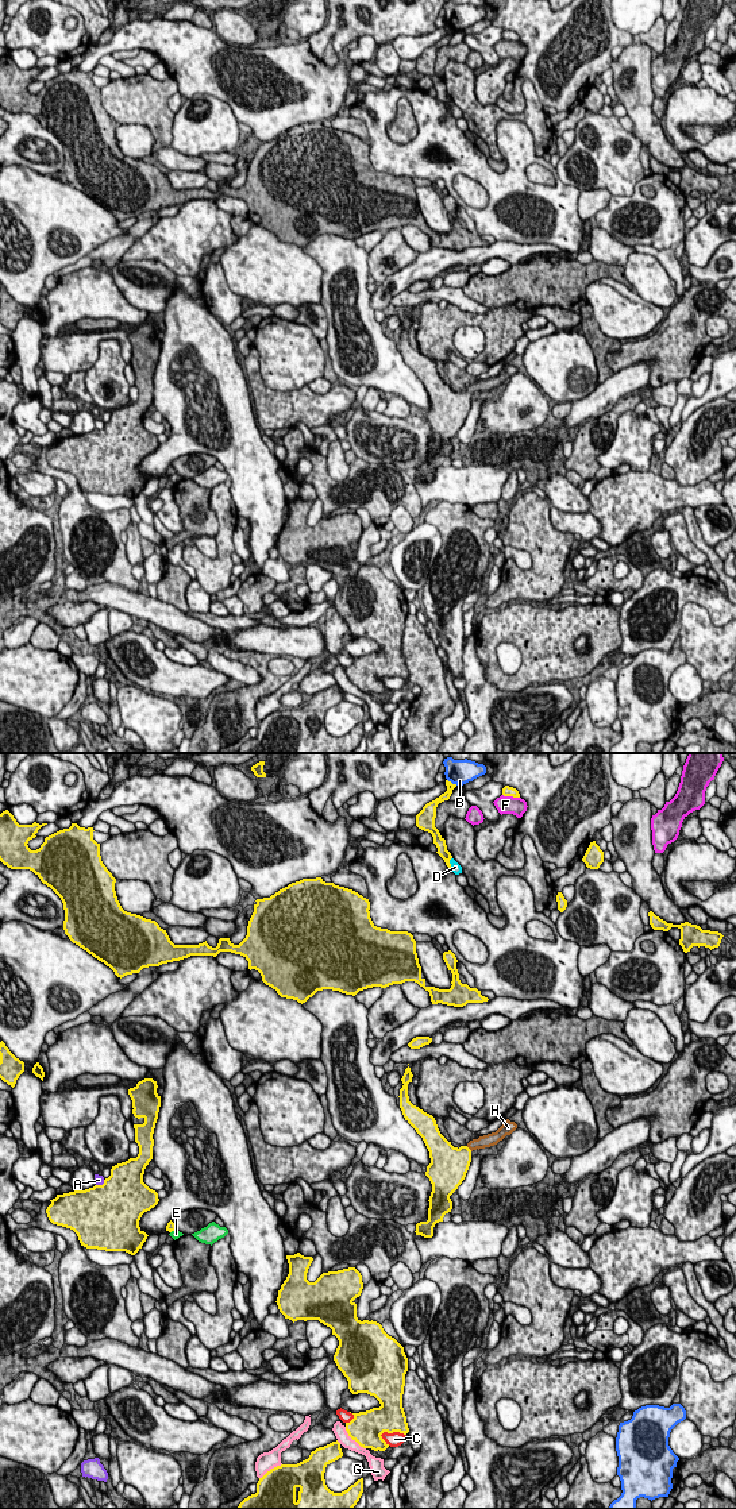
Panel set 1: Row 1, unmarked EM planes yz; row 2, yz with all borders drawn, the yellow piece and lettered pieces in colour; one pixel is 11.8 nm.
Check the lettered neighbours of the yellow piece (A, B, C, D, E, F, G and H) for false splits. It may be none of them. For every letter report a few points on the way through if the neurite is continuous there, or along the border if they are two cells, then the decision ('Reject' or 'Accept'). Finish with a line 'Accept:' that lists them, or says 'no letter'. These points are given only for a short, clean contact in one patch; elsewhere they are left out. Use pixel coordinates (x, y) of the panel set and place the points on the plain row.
A: Reject
B: Reject
C: Reject
D: Reject
E: Reject
F: Reject
G: Reject
H: Path across: yz (453, 406), (467, 392), (486, 385). Accept
Accept: H

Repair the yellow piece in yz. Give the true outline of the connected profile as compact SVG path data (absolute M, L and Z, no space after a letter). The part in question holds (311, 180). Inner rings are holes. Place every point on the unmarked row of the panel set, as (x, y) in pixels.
M5 54L0 58L0 105L11 113L30 113L43 128L50 131L62 144L65 154L63 174L69 184L86 194L99 205L109 211L117 221L139 217L143 212L159 211L162 208L180 205L190 200L213 200L220 196L231 196L243 200L248 205L248 213L261 217L262 225L277 235L281 242L305 247L317 235L332 234L355 240L359 235L393 228L415 225L429 236L432 248L447 248L463 251L467 247L483 247L489 243L481 239L477 232L462 228L456 213L456 201L448 194L443 197L443 204L452 217L450 234L427 231L421 221L421 211L416 197L416 185L408 175L390 175L377 171L370 162L370 146L358 136L325 127L321 121L303 123L280 134L270 142L257 143L254 157L248 165L247 180L234 189L230 182L220 182L216 192L205 186L199 189L174 189L166 174L161 173L155 165L127 157L122 153L116 135L116 123L101 105L100 88L93 84L93 72L80 72L72 67L69 73L59 74L45 82L39 93L31 94L28 85L35 82L38 74L47 67L19 69L14 59Z

